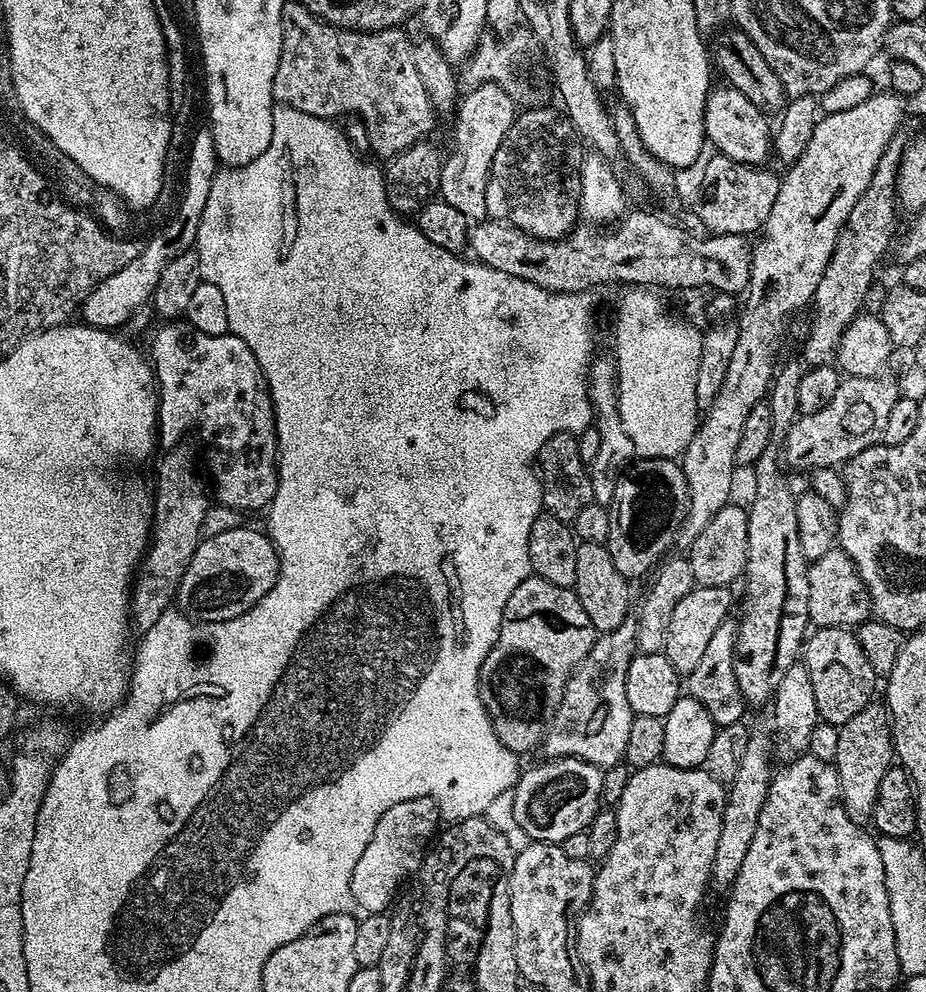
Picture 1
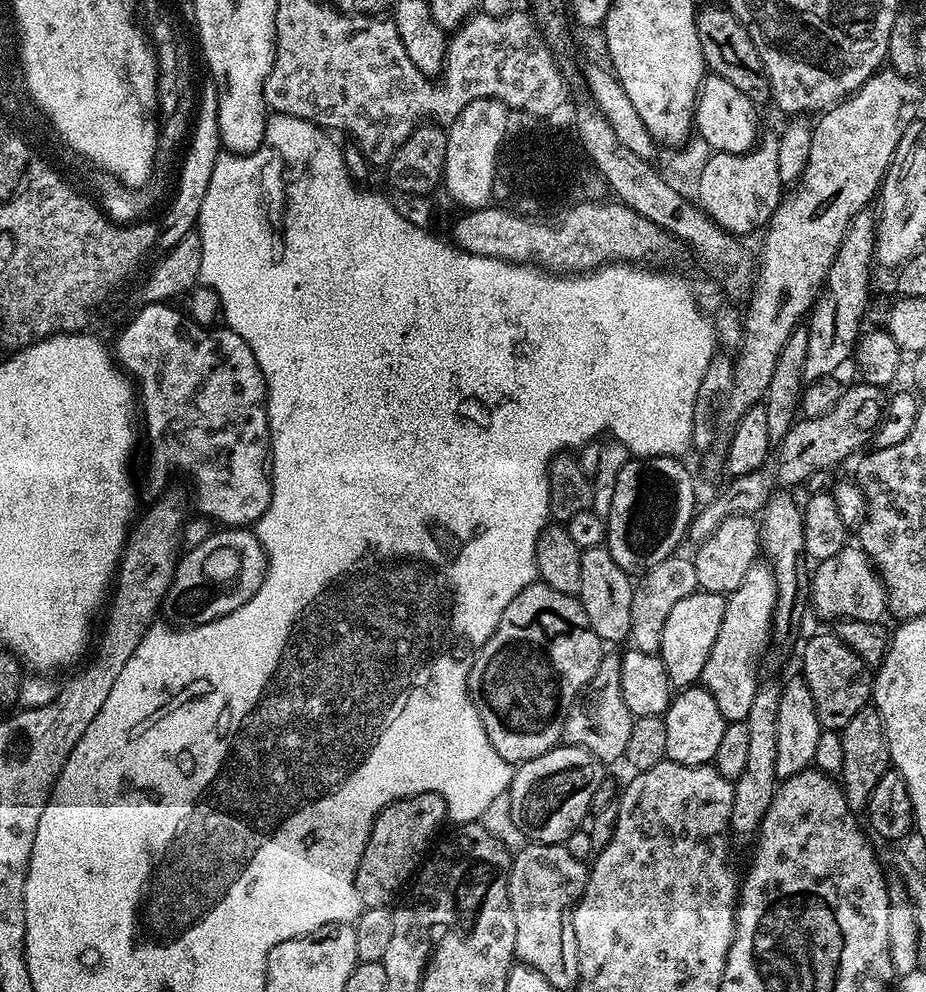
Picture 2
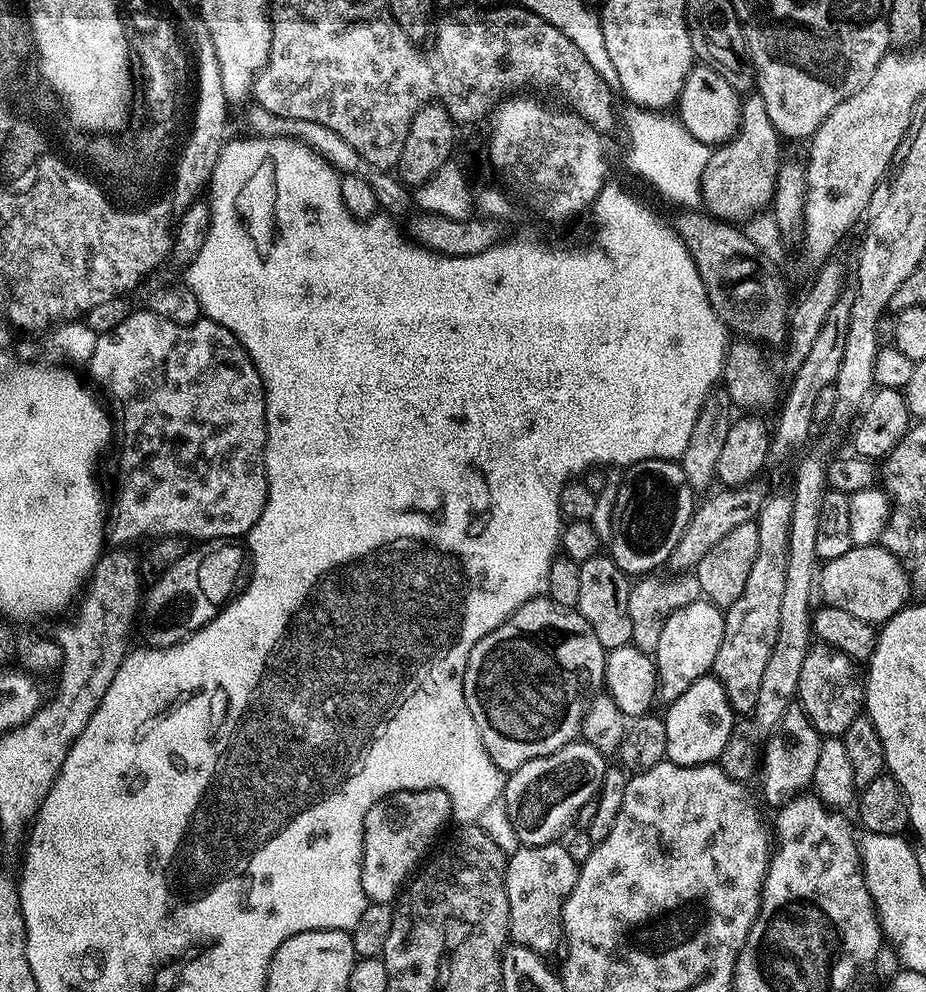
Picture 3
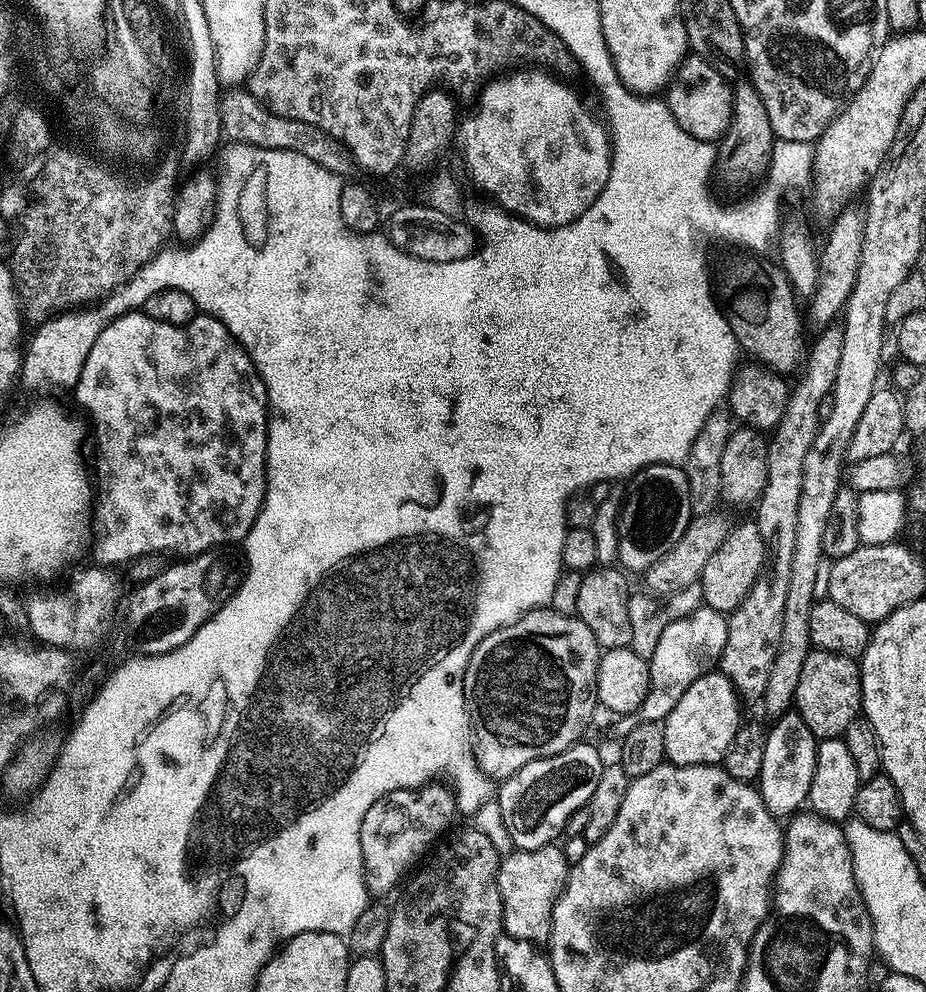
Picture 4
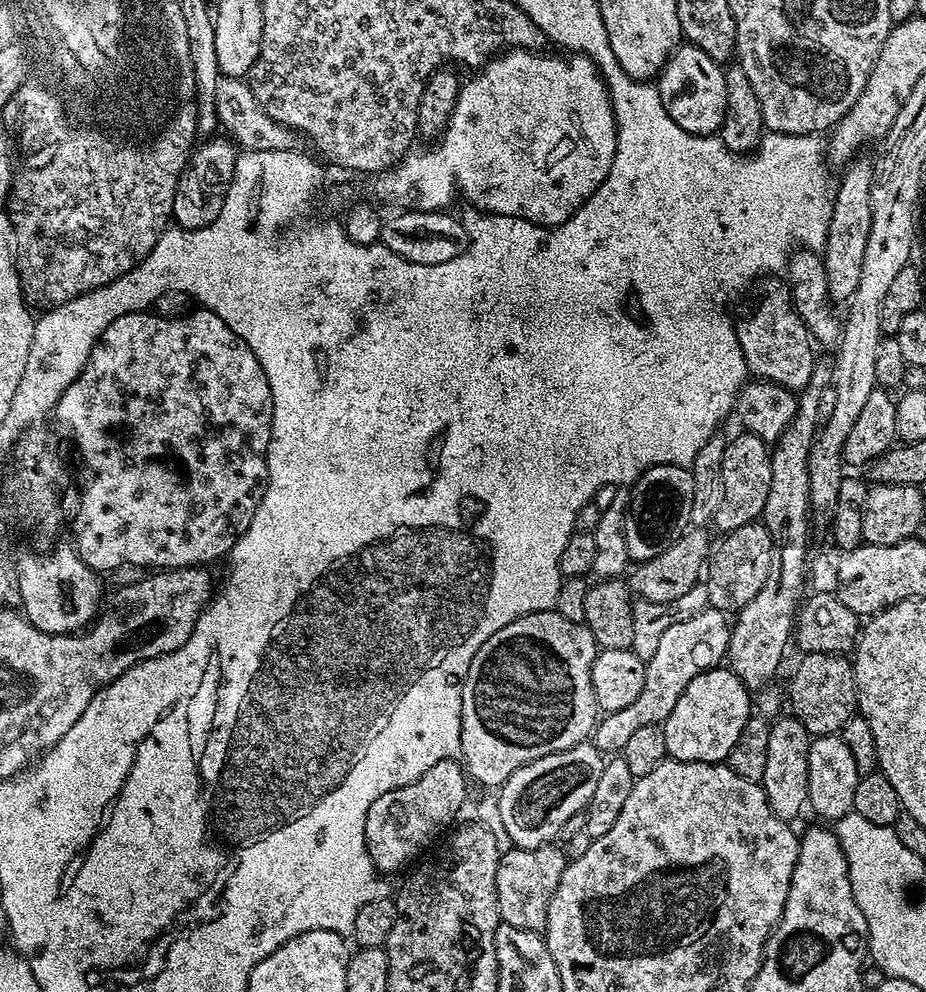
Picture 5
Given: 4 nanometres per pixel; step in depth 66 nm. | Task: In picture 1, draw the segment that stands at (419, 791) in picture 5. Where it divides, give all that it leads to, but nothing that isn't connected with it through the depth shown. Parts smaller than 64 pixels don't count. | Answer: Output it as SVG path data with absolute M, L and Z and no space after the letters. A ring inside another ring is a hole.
M431 796L398 802L398 806L390 806L390 810L378 818L378 826L374 826L374 834L370 842L366 842L366 850L362 850L362 858L358 858L350 878L352 902L357 909L361 908L361 913L384 914L393 907L396 891L403 886L407 876L408 879L415 877L441 824L440 807Z

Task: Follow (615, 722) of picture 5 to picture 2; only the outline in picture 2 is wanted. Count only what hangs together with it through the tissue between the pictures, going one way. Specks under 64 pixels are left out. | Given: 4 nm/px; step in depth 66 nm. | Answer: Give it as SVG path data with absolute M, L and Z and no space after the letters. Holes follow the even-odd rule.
M703 590L682 598L682 602L670 609L666 626L662 626L658 655L666 666L673 689L691 688L699 681L702 666L706 666L706 658L710 654L710 646L714 646L714 638L718 638L718 629L722 627L722 614L726 614L726 597Z

